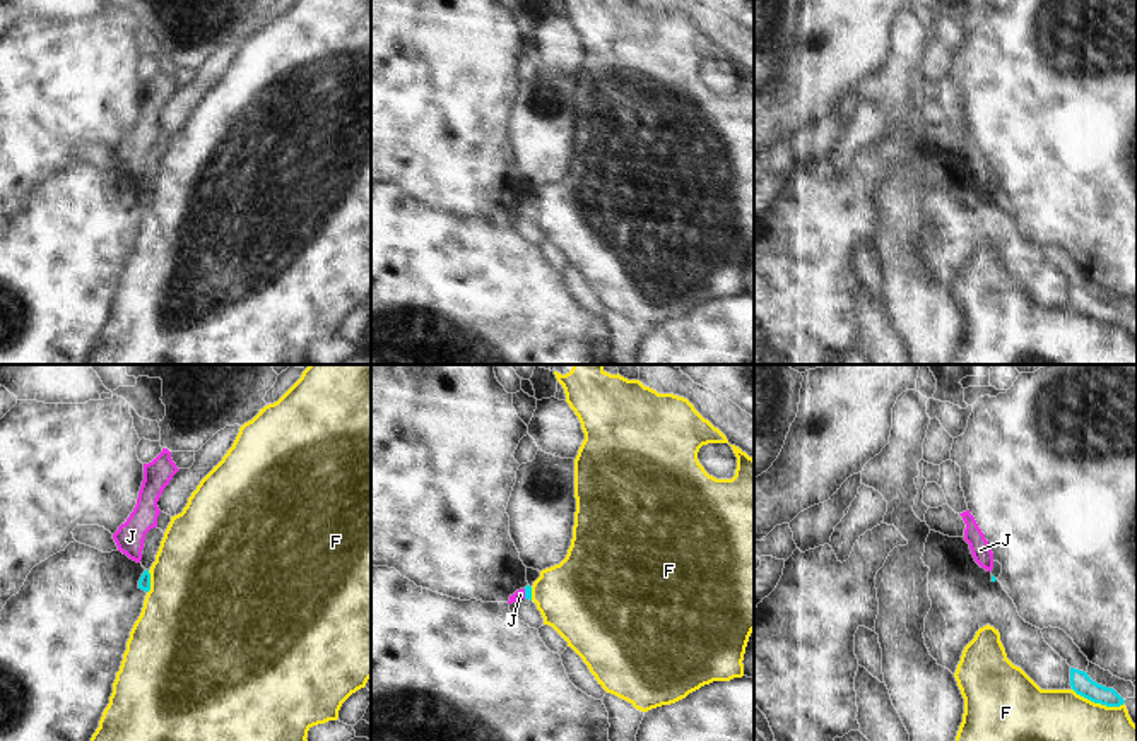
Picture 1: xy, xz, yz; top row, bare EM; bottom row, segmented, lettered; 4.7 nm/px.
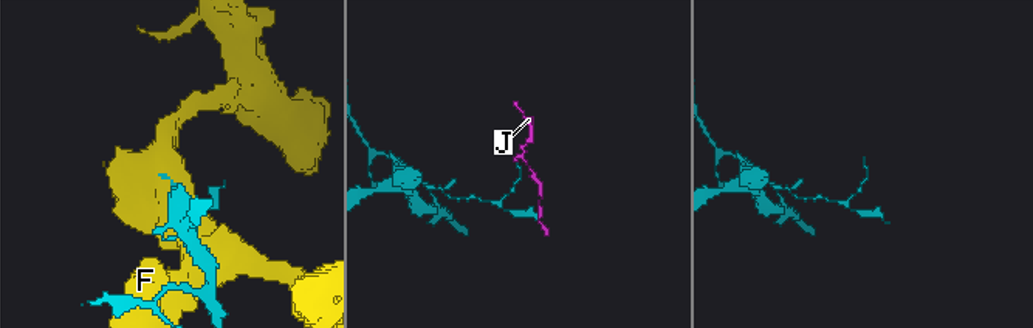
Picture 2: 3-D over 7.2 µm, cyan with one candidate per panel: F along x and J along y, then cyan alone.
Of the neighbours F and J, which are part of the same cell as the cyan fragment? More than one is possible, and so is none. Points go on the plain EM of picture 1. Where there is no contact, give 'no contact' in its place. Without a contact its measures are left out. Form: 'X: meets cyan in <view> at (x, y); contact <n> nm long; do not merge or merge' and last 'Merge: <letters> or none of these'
F: meets cyan in yz at (1098, 319); contact 260 nm long; do not merge
J: meets cyan in xz at (525, 211); contact 50 nm long; do not merge
Merge: none of these

